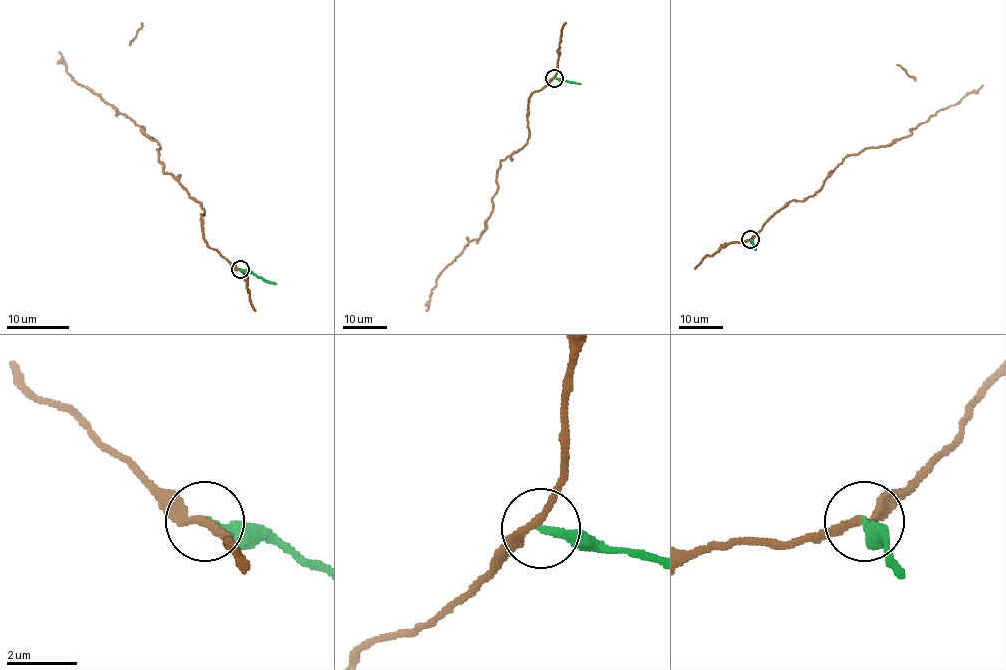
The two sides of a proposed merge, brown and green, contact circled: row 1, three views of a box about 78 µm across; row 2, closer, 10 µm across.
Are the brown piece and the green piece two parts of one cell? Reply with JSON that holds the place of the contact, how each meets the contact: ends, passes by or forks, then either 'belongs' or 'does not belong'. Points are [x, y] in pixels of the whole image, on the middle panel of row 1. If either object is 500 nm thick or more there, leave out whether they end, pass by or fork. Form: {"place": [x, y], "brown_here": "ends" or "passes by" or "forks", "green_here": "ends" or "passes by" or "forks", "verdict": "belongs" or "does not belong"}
{"place": [554, 78], "brown_here": "passes by", "green_here": "ends", "verdict": "does not belong"}

